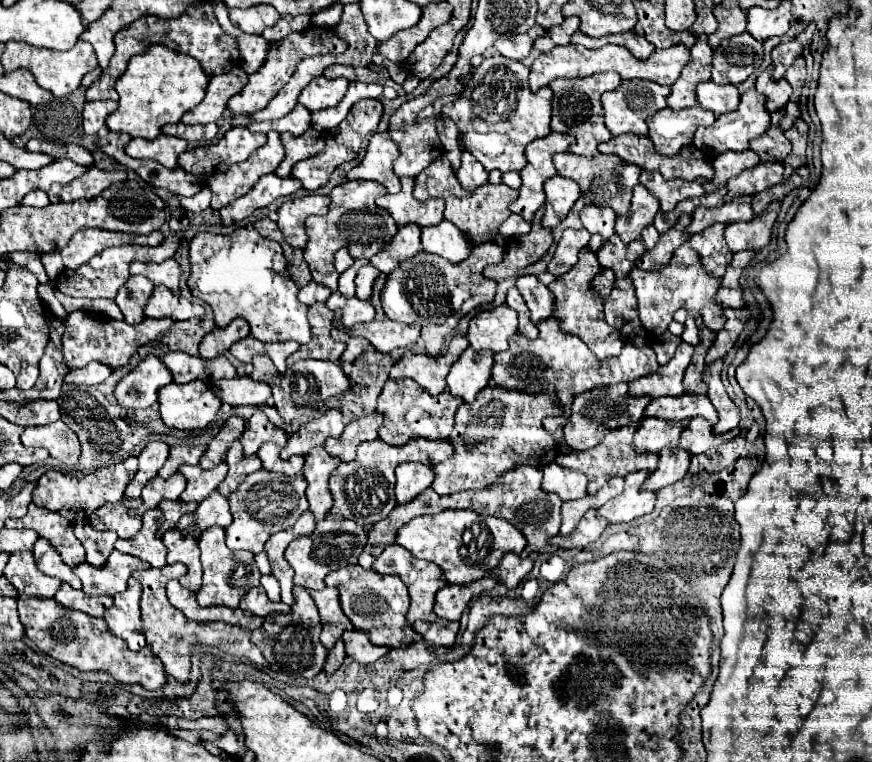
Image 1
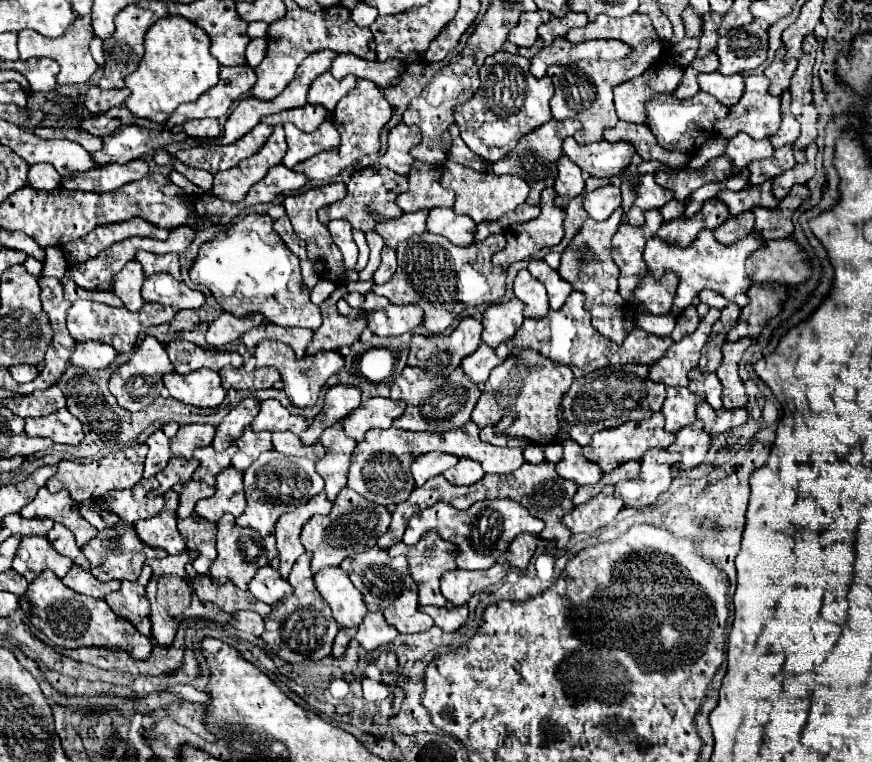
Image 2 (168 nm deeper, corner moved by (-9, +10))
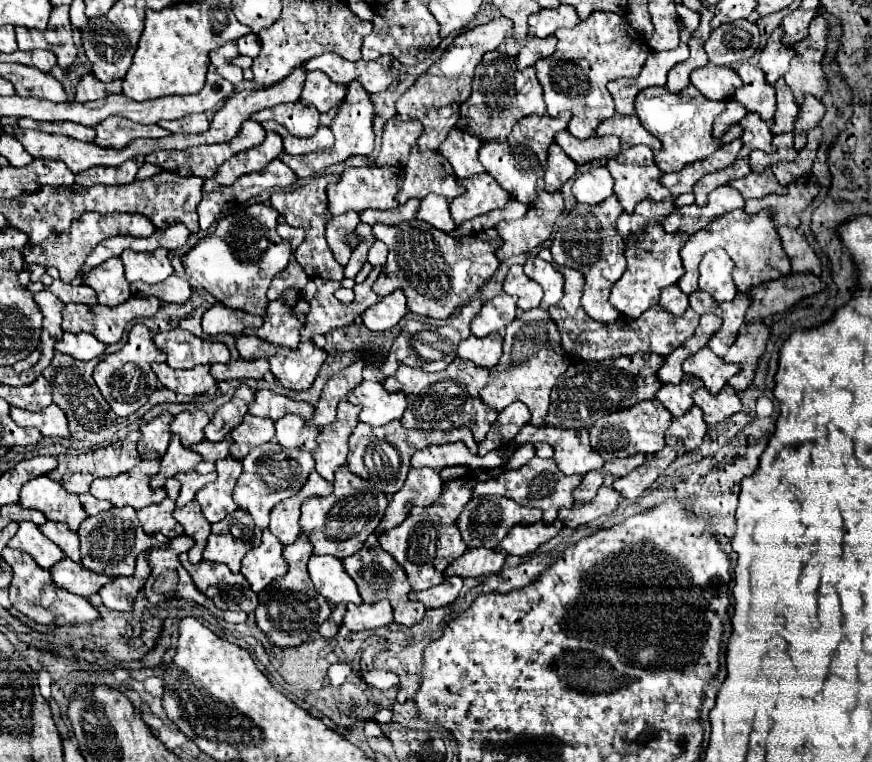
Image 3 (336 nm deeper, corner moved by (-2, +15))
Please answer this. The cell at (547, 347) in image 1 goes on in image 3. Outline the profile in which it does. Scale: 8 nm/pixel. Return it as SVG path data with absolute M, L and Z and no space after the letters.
M555 265L561 275L565 277L565 297L549 307L549 315L559 327L561 333L561 347L563 351L573 357L573 359L583 359L583 361L603 361L603 359L613 359L619 355L633 355L633 353L657 353L657 355L669 355L673 349L683 345L689 337L693 337L697 325L699 325L700 315L697 315L691 307L685 311L685 315L673 315L661 305L653 305L653 309L647 309L639 319L629 319L629 317L619 317L613 325L603 325L593 319L581 309L581 291L585 285L583 273L577 273L569 267Z

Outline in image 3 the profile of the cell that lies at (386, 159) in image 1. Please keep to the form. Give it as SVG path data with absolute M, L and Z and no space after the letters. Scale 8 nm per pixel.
M401 117L389 119L383 129L377 163L405 167L405 161L409 159L409 149L413 143L417 143L421 131L423 131L423 125L417 119L415 121L401 121Z

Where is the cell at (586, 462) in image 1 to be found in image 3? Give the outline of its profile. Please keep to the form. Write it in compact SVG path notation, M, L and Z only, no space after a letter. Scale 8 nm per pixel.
M649 399L649 401L639 401L637 405L629 409L621 409L617 413L611 413L609 417L601 417L589 433L591 433L591 443L599 451L599 455L605 461L611 461L615 457L631 457L635 453L657 453L659 449L665 447L665 429L671 425L671 415L663 405L659 405L659 399Z

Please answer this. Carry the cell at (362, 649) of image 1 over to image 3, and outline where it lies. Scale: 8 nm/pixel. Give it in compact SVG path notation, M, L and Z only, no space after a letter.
M379 601L373 605L361 603L361 605L347 605L347 613L343 623L351 631L363 631L363 629L377 629L383 625L389 625L393 621L393 609L389 601Z

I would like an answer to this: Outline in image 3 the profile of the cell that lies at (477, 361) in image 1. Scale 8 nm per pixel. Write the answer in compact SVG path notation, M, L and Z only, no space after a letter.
M491 333L483 339L471 335L469 339L461 341L457 355L461 359L469 359L479 367L491 369L497 365L499 357L501 357L501 345L503 345L503 337L499 333Z

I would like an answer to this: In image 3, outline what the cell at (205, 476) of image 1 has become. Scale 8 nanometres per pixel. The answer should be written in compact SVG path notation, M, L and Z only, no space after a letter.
M203 439L201 443L193 445L191 449L203 455L203 461L195 467L197 473L213 473L213 471L215 471L215 461L229 455L229 445L231 445L231 443L229 443L227 439L223 439L221 443L213 443L213 441Z

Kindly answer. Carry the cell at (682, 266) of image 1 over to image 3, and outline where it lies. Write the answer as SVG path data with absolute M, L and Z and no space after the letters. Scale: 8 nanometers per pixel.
M735 209L733 213L727 213L719 219L715 219L707 229L691 235L691 239L683 245L681 259L683 259L685 275L677 283L683 293L695 293L699 289L699 285L697 285L699 263L701 263L703 255L715 247L723 247L727 251L727 255L733 259L733 263L735 263L733 281L739 291L749 291L767 279L783 277L783 275L789 275L789 271L791 271L791 261L785 255L777 229L773 225L773 211L763 209L761 213L749 215L743 209Z

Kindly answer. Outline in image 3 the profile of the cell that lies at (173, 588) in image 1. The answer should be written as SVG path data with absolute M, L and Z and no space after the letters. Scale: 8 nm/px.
M187 553L179 555L181 565L193 577L197 589L205 593L215 607L229 609L229 611L245 611L253 613L257 607L257 593L251 589L249 581L241 573L233 573L227 565L201 561L191 565L187 561Z

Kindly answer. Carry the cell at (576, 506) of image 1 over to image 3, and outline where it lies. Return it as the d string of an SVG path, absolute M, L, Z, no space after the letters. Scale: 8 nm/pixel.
M607 463L603 469L597 469L597 471L589 471L581 485L573 491L573 497L575 501L591 501L595 495L597 495L597 489L603 485L603 477L611 471L611 463Z

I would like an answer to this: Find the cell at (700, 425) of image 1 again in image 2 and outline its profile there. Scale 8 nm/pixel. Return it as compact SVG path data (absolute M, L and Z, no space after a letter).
M700 402L698 410L696 410L698 418L704 422L704 428L708 430L708 434L712 436L722 434L734 426L740 426L748 420L748 411L746 408L740 410L714 410L712 406L708 406L708 402Z

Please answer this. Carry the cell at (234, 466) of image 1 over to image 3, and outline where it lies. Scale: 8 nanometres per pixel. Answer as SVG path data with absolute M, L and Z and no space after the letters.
M245 415L243 423L231 431L233 443L231 443L229 453L237 459L243 459L253 447L269 443L273 435L275 435L275 423L271 419Z

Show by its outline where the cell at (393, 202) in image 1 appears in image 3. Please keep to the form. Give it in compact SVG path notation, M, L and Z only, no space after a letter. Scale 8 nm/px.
M413 145L409 163L405 167L405 181L397 193L397 201L405 203L411 197L423 199L429 193L455 199L461 193L465 193L465 187L457 185L457 177L449 161L445 161L441 153L419 151L417 145Z

